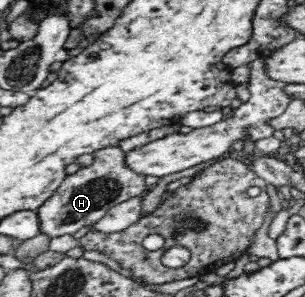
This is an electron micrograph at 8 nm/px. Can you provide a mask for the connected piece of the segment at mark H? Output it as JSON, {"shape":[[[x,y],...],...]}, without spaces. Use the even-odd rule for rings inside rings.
{"shape":[[[116,145],[101,147],[101,149],[93,151],[93,163],[90,166],[80,168],[73,174],[67,174],[65,179],[61,182],[61,185],[51,194],[51,197],[36,209],[41,234],[49,238],[73,236],[80,229],[88,225],[95,225],[95,223],[105,217],[105,214],[111,207],[115,207],[115,205],[121,203],[121,201],[125,201],[134,195],[144,195],[149,190],[149,188],[143,184],[145,177],[144,175],[133,173],[128,167],[124,167],[124,153],[125,152]]]}

